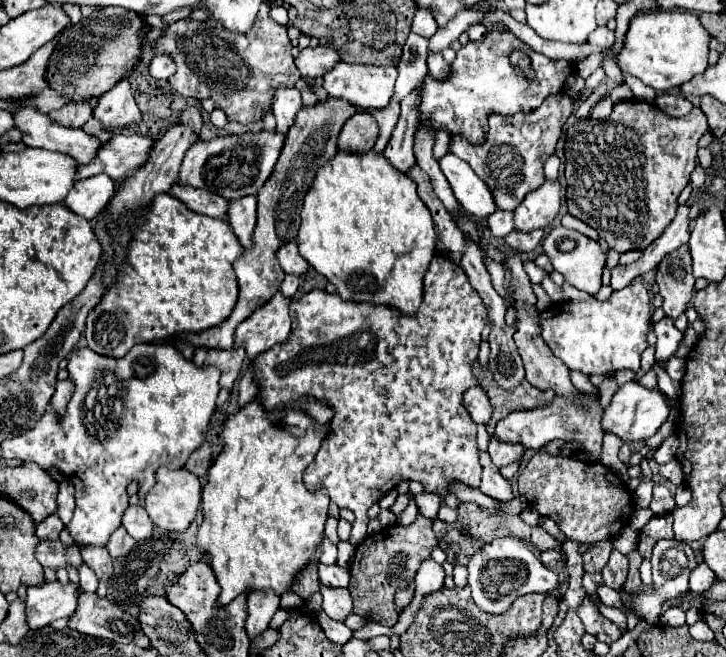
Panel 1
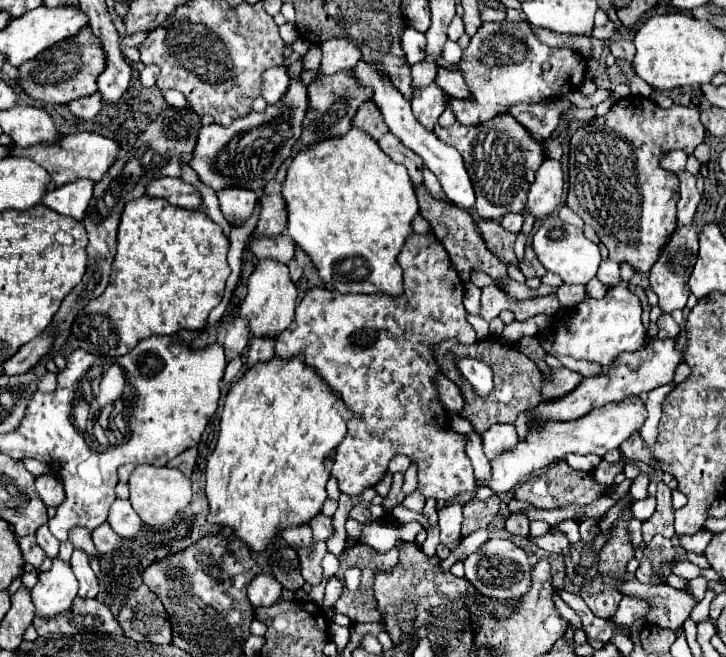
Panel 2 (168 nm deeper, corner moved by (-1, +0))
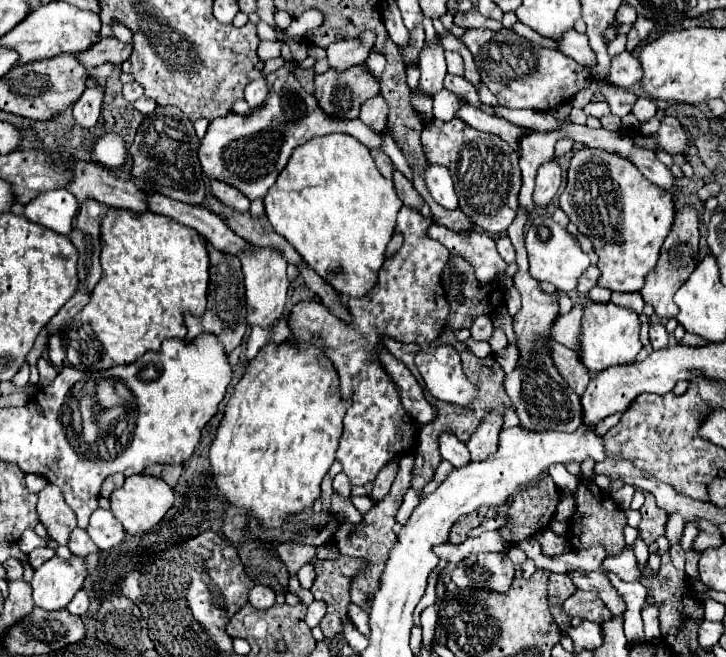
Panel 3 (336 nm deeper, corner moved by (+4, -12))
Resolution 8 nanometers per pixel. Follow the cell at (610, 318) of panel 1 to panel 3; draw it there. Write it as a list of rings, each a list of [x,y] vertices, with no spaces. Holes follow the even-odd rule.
[[[612,302],[590,304],[584,308],[582,316],[578,358],[590,372],[600,372],[614,364],[630,364],[636,360],[642,348],[638,332],[640,332],[640,322],[636,312],[630,312],[628,308],[618,308]]]

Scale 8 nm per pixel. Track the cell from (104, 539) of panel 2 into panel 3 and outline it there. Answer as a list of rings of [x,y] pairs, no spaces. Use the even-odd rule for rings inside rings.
[[[76,528],[76,530],[70,534],[68,548],[70,548],[76,556],[88,556],[88,554],[92,554],[92,552],[100,552],[100,550],[96,548],[96,544],[90,540],[88,532],[86,532],[86,530],[80,530],[80,528]]]

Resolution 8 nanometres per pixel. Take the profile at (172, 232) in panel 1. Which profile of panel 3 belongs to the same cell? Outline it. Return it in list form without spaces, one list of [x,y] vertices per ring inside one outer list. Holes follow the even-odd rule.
[[[112,208],[102,220],[102,280],[94,288],[90,302],[66,328],[48,338],[48,356],[54,366],[72,366],[82,372],[98,372],[118,364],[130,364],[148,350],[158,350],[166,338],[186,338],[184,312],[204,316],[208,304],[210,254],[208,244],[194,228],[186,228],[162,214],[132,212]]]

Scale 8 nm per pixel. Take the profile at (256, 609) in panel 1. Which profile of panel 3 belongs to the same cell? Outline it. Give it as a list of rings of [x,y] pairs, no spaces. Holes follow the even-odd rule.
[[[254,586],[250,590],[250,596],[248,596],[248,602],[258,608],[258,610],[268,610],[276,604],[276,594],[272,588],[266,588],[266,586]]]

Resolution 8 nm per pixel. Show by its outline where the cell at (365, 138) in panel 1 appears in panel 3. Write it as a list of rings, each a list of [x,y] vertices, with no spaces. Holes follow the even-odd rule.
[[[378,94],[370,100],[366,100],[366,104],[362,104],[362,108],[360,108],[358,118],[374,132],[382,132],[386,128],[386,120],[388,120],[388,108],[386,108],[386,102],[382,100],[382,96]]]

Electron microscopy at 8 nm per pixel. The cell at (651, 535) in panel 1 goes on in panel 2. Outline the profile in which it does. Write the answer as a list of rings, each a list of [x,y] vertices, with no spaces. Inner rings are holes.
[[[657,482],[657,510],[655,514],[643,522],[643,542],[651,542],[651,538],[655,534],[661,534],[665,538],[673,538],[675,536],[675,528],[673,528],[673,520],[675,520],[675,510],[671,506],[671,490],[667,488],[665,482]]]

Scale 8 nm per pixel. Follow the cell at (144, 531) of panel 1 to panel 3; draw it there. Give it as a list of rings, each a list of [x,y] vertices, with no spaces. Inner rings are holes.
[[[98,508],[90,516],[88,534],[100,550],[112,550],[114,546],[118,546],[124,540],[126,532],[124,532],[122,524],[118,522],[118,518],[110,510]]]

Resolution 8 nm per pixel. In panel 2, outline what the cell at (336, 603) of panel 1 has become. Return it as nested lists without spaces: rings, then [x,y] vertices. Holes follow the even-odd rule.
[[[313,542],[311,548],[295,548],[295,552],[299,554],[299,566],[301,566],[301,576],[305,578],[305,582],[309,582],[311,586],[321,582],[321,560],[327,554],[325,542]]]

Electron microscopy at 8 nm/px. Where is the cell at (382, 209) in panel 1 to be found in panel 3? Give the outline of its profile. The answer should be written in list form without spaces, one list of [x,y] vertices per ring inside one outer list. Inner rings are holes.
[[[328,134],[322,138],[312,138],[298,146],[286,168],[280,172],[276,184],[264,198],[266,216],[274,230],[284,236],[296,252],[326,280],[338,294],[348,294],[350,298],[364,298],[378,284],[378,270],[386,258],[386,246],[396,232],[396,216],[402,202],[396,196],[394,182],[384,178],[370,150],[350,134]]]

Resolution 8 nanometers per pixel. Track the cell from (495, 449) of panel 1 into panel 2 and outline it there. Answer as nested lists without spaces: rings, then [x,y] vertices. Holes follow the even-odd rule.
[[[495,424],[487,432],[481,434],[483,438],[483,450],[487,458],[495,458],[503,450],[511,450],[517,444],[517,432],[511,424]]]

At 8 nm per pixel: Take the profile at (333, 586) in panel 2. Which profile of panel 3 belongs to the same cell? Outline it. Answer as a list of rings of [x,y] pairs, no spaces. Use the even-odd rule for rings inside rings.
[[[314,600],[310,606],[308,606],[308,614],[306,614],[306,624],[310,626],[310,628],[314,628],[314,626],[318,626],[320,624],[320,620],[324,618],[324,614],[326,614],[326,602],[322,602],[322,600]]]

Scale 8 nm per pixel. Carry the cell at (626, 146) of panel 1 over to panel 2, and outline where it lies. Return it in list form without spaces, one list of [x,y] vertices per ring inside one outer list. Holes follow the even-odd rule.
[[[627,96],[627,98],[621,98],[621,100],[615,100],[615,104],[611,106],[611,112],[607,116],[601,116],[601,118],[595,118],[593,122],[581,126],[579,130],[575,130],[575,134],[571,136],[571,142],[569,142],[569,194],[567,194],[567,206],[577,212],[585,224],[589,224],[597,236],[601,238],[601,242],[607,246],[609,250],[609,258],[615,260],[617,264],[621,262],[627,262],[629,266],[633,266],[633,270],[637,274],[645,274],[651,270],[651,266],[655,264],[655,260],[659,258],[661,254],[661,248],[667,244],[667,240],[671,238],[675,226],[677,226],[677,202],[679,202],[679,180],[673,172],[667,172],[659,166],[659,158],[663,152],[669,152],[669,150],[685,150],[687,154],[693,154],[695,146],[699,146],[703,142],[703,136],[705,136],[705,128],[699,120],[699,110],[697,108],[685,108],[685,106],[671,106],[667,110],[659,108],[655,102],[647,100],[647,98],[641,98],[641,96]]]

